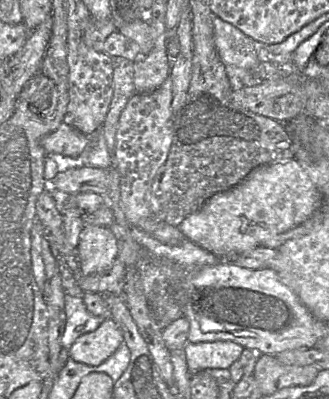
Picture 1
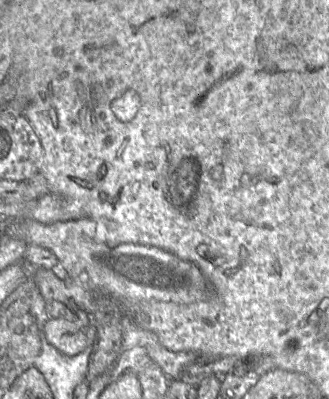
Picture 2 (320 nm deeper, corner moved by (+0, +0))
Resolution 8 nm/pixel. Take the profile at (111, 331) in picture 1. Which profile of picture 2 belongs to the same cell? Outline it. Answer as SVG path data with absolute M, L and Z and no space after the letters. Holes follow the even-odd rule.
M49 318L44 334L50 344L67 356L75 356L87 347L85 331L65 318Z

